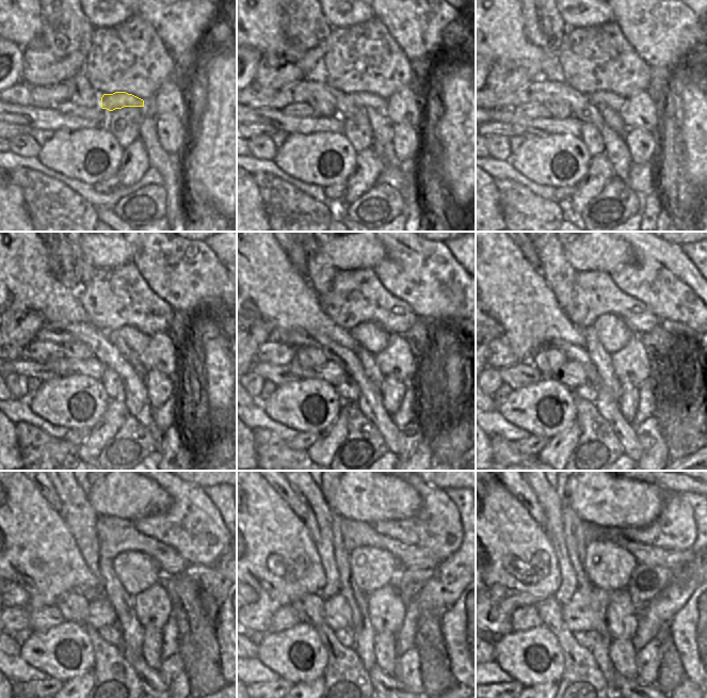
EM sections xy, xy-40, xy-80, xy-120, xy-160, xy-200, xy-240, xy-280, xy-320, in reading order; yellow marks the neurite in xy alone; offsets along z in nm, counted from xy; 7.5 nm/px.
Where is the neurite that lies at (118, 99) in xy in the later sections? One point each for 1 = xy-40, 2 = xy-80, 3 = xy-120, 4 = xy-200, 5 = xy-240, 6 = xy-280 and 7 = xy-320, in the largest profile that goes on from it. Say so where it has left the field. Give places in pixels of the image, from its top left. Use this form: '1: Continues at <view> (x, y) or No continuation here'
1: Continues at xy-40 (365, 99)
2: Continues at xy-80 (615, 101)
3: Continues at xy-120 (135, 339)
4: Continues at xy-200 (612, 333)
5: Continues at xy-240 (137, 571)
6: Continues at xy-280 (371, 568)
7: Continues at xy-320 (608, 566)

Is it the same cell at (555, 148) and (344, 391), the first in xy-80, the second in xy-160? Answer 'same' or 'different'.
different

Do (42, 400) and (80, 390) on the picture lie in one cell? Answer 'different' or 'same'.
same

